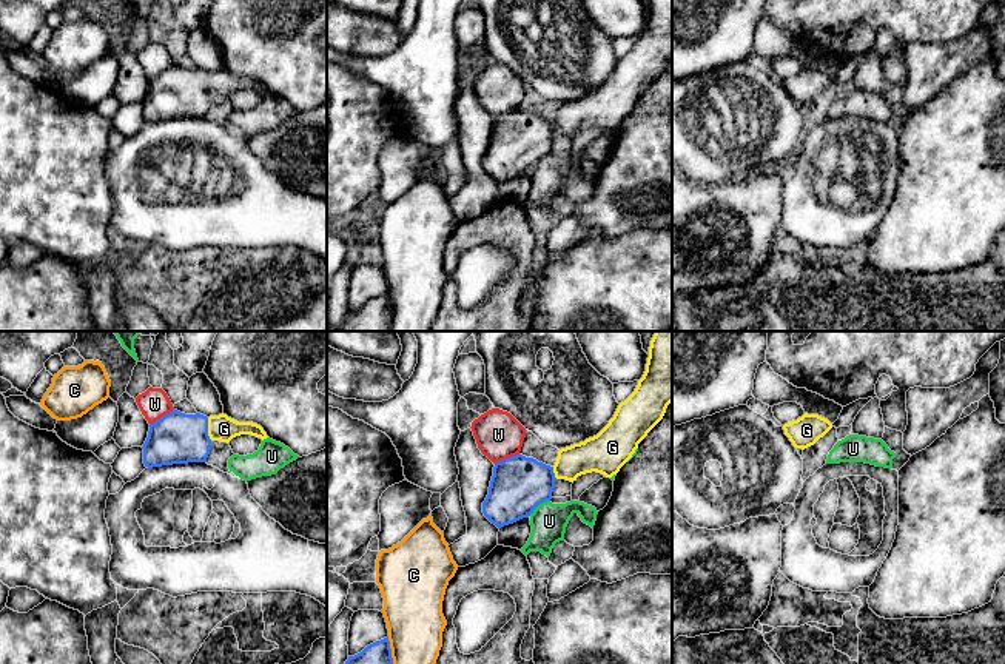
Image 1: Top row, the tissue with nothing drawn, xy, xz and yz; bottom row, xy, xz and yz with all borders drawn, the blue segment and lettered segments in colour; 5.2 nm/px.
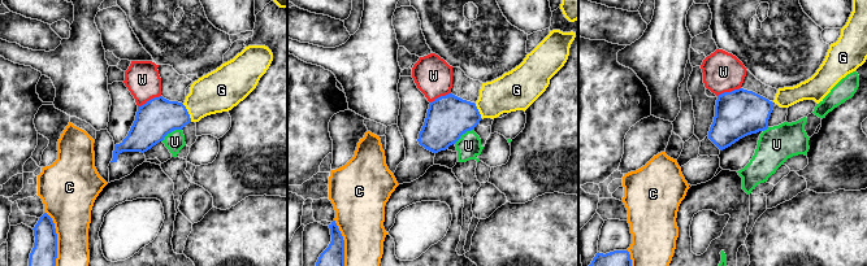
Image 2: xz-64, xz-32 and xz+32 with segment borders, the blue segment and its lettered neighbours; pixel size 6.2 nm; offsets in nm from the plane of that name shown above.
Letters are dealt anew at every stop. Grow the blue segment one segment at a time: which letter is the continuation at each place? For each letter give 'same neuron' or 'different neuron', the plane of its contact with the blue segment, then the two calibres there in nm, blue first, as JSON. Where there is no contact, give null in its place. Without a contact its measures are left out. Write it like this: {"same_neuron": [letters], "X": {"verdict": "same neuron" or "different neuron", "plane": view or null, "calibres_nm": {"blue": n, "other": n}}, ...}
{"same_neuron": ["G"], "C": {"verdict": "different neuron", "plane": "xz", "calibres_nm": {"blue": 240, "other": 300}}, "G": {"verdict": "same neuron", "plane": "xy", "calibres_nm": {"blue": 260, "other": 140}}, "U": {"verdict": "different neuron", "plane": "xz", "calibres_nm": {"blue": 300, "other": 190}}, "W": {"verdict": "different neuron", "plane": "xy", "calibres_nm": {"blue": 260, "other": 160}}}

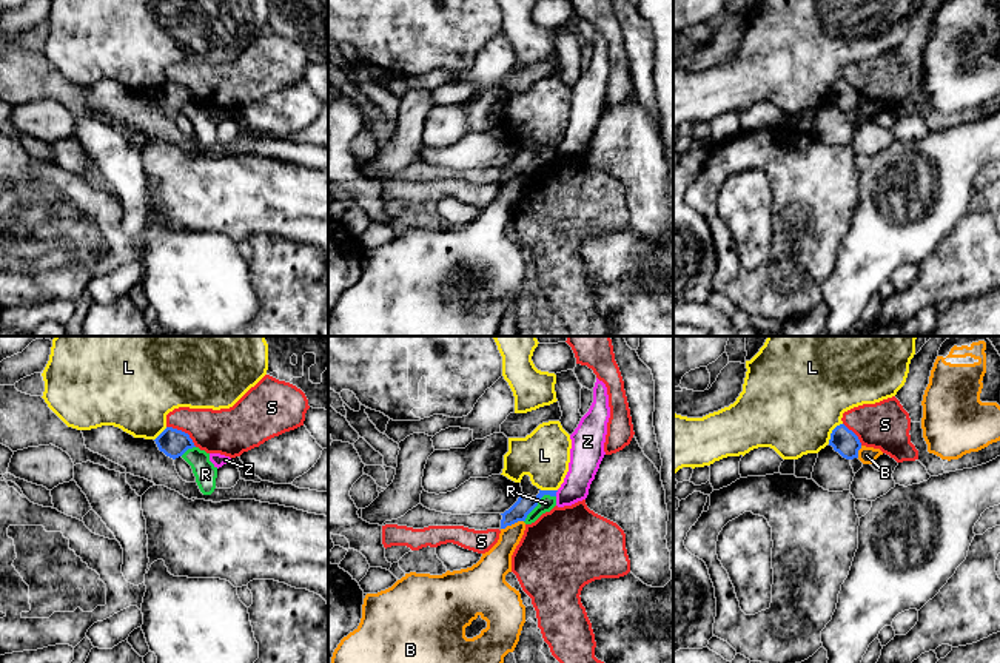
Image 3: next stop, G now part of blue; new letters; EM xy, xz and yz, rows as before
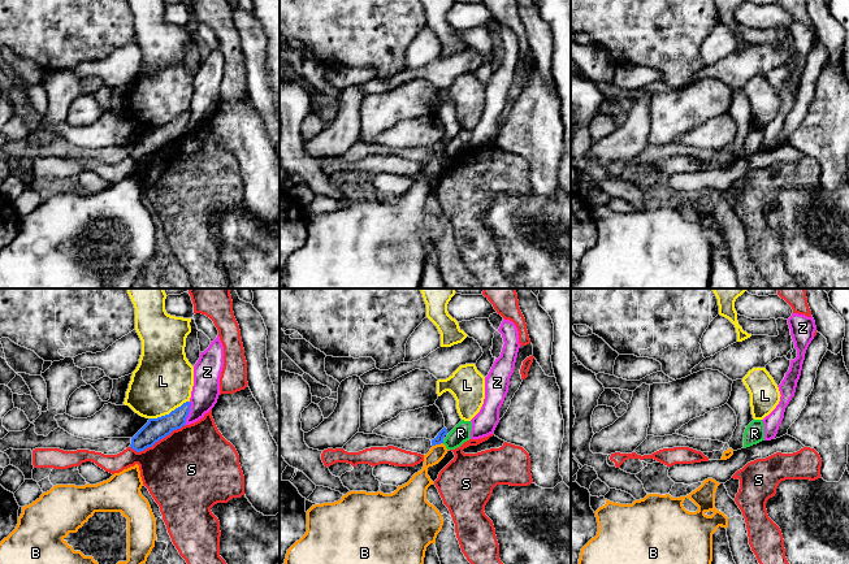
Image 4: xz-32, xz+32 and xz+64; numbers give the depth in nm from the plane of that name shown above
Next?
{"same_neuron": [], "B": {"verdict": "different neuron", "plane": "xz", "calibres_nm": {"blue": 100, "other": 160}}, "L": {"verdict": "different neuron", "plane": "yz", "calibres_nm": {"blue": 140, "other": 480}}, "R": {"verdict": "different neuron", "plane": "xz", "calibres_nm": {"blue": 100, "other": 80}}, "S": {"verdict": "different neuron", "plane": "xy", "calibres_nm": {"blue": 150, "other": 240}}, "Z": {"verdict": "different neuron", "plane": "xz", "calibres_nm": {"blue": 100, "other": 160}}}

